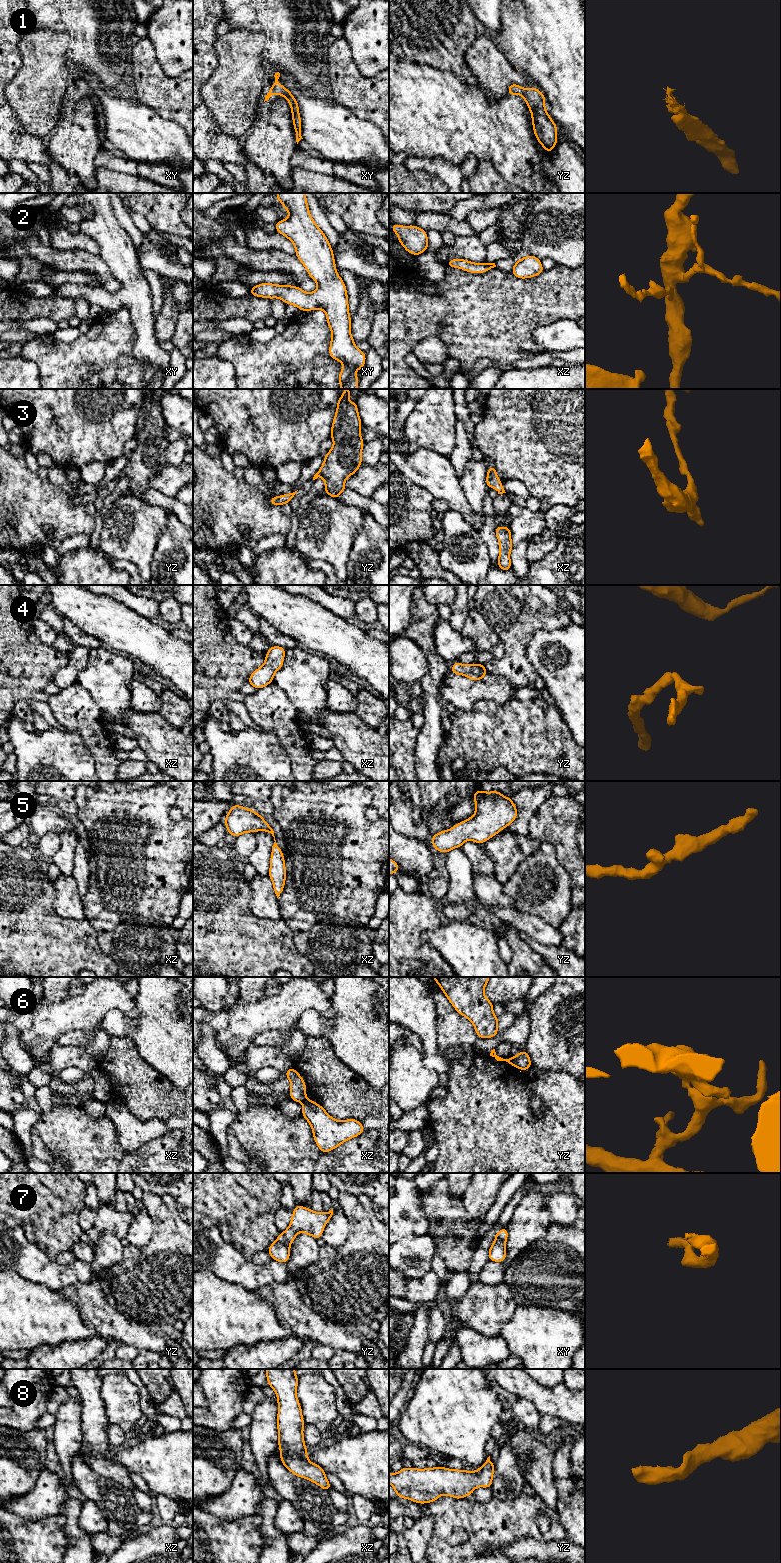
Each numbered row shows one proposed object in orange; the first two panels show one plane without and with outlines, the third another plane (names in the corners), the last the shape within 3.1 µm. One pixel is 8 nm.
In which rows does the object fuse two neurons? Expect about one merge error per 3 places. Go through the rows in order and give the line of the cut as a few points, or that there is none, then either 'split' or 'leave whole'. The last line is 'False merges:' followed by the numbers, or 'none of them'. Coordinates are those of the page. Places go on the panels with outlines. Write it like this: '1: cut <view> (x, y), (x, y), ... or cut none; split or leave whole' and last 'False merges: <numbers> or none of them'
1: cut none; leave whole
2: cut none; leave whole
3: cut none; leave whole
4: cut none; leave whole
5: cut none; leave whole
6: cut yz (511, 1058), (514, 1065); split
7: cut none; leave whole
8: cut none; leave whole
False merges: 6

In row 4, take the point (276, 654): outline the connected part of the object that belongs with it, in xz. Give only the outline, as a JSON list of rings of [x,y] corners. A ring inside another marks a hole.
[[[271,646],[265,655],[265,662],[249,677],[248,683],[257,690],[273,682],[276,671],[283,667],[286,649],[280,646]]]

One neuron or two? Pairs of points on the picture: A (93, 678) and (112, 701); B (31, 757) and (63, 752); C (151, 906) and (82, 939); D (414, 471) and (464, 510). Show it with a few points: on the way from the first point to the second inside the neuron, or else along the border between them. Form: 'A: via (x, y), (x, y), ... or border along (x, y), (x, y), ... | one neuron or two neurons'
A: via (95, 684), (106, 695) | one neuron
B: via (39, 757), (55, 756) | one neuron
C: border along (85, 918), (95, 930), (98, 947), (106, 953) | two neurons
D: via (427, 471), (453, 497) | one neuron

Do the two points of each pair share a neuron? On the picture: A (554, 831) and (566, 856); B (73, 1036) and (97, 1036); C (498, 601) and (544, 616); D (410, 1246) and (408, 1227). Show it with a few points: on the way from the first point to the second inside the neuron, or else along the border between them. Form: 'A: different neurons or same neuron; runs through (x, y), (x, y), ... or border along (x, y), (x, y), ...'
A: same neuron; runs through (560, 837), (566, 844), (566, 850)
B: same neuron; runs through (79, 1036), (91, 1036)
C: same neuron; runs through (509, 612), (512, 615), (533, 615)
D: different neurons; border along (426, 1232), (399, 1240)

